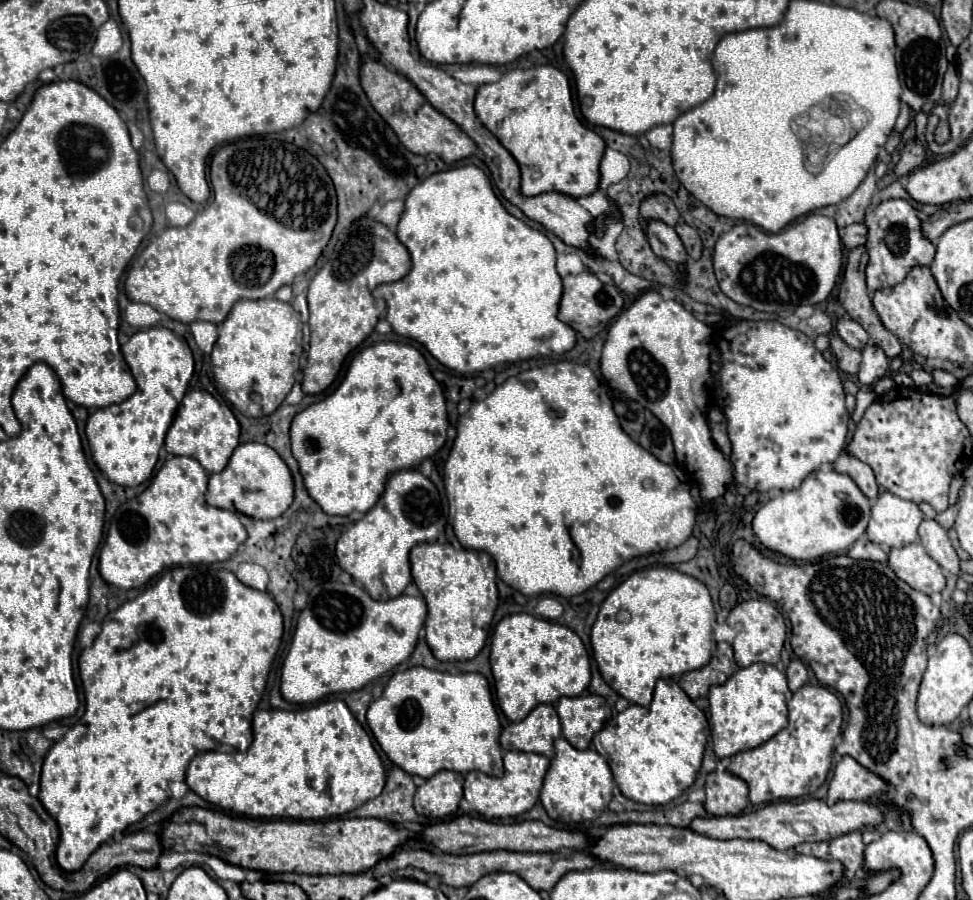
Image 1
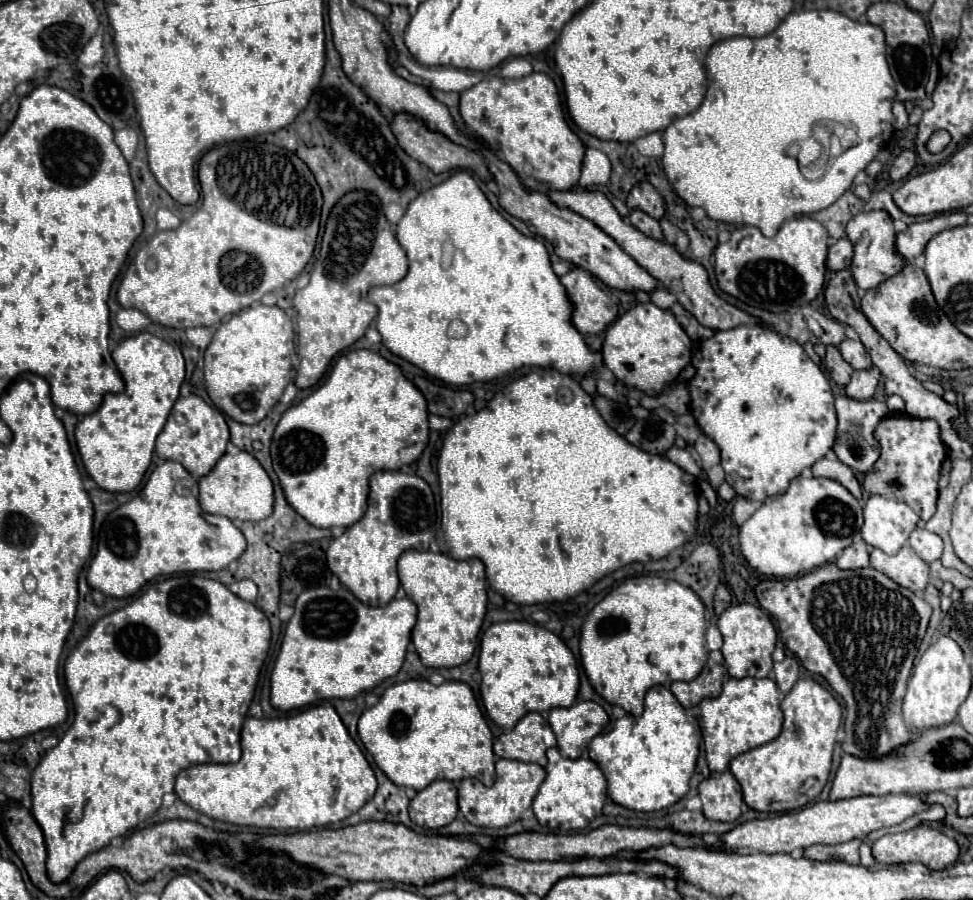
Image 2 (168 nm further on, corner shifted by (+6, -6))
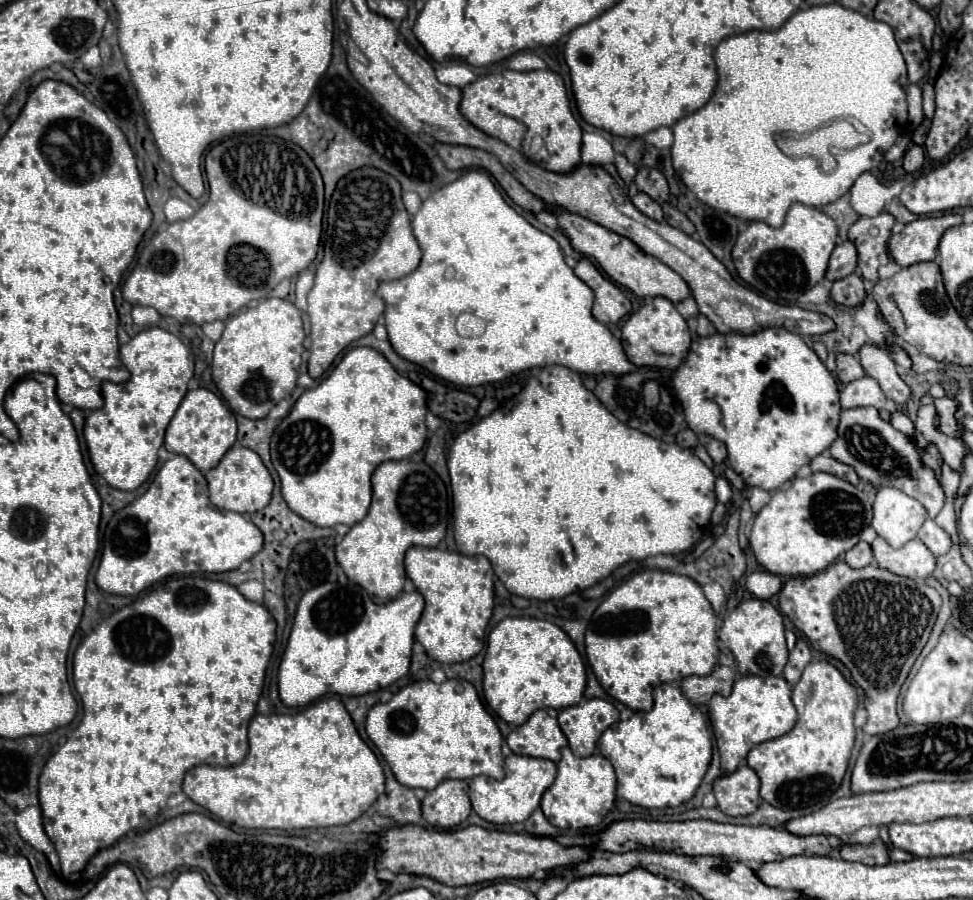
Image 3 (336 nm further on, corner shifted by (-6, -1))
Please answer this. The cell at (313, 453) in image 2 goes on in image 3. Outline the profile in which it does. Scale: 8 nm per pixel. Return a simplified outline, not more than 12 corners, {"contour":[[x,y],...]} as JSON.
{"contour":[[349,350],[271,438],[281,492],[353,526],[427,442],[425,390]]}

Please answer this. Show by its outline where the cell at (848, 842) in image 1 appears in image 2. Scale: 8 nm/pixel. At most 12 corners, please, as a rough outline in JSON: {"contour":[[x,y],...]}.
{"contour":[[861,839],[811,845],[805,857],[857,865]]}

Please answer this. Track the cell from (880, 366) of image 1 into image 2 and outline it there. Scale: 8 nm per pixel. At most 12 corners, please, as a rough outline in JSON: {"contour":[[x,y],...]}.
{"contour":[[877,367],[855,371],[845,395],[855,401],[873,397]]}

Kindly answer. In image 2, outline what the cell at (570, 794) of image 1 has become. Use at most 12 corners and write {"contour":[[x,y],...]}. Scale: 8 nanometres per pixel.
{"contour":[[547,751],[533,801],[539,825],[585,829],[607,783],[591,759]]}

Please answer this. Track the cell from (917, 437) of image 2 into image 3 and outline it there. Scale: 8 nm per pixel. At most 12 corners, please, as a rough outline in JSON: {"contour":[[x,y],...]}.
{"contour":[[935,444],[917,448],[923,466],[941,478],[943,456]]}

